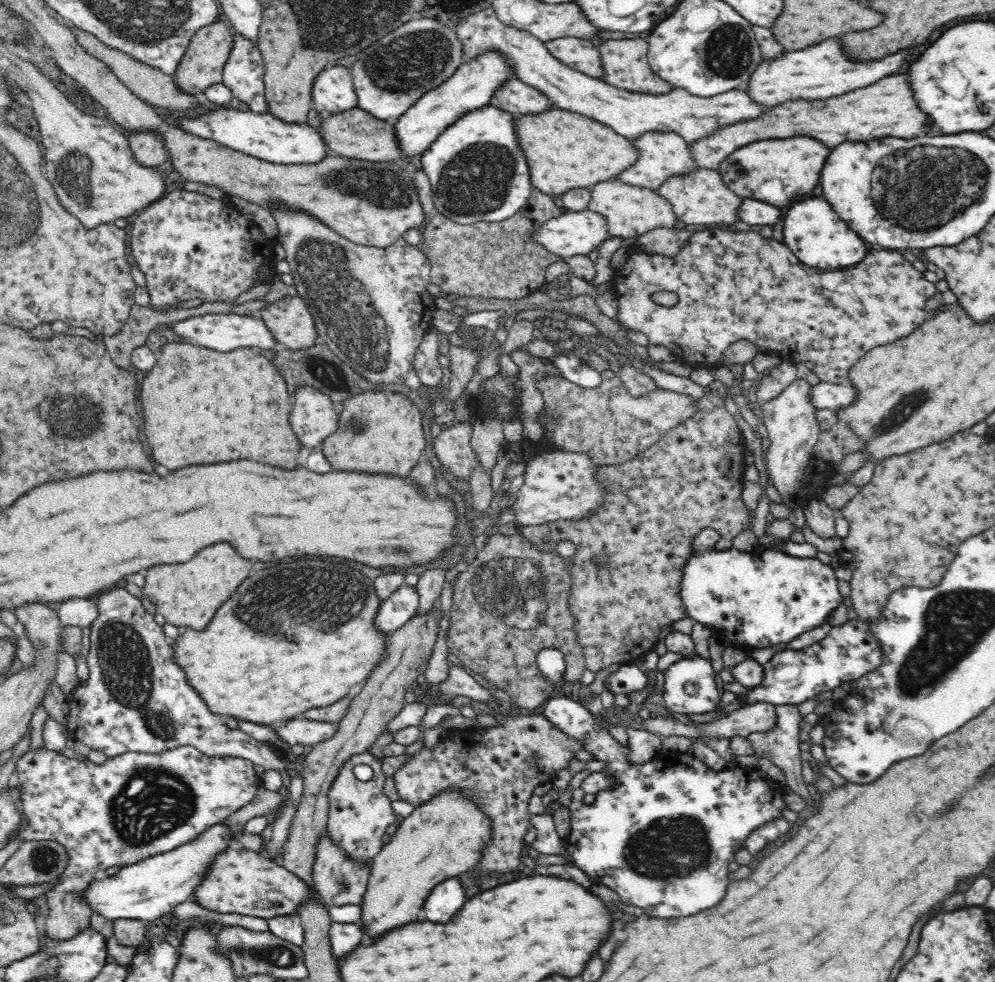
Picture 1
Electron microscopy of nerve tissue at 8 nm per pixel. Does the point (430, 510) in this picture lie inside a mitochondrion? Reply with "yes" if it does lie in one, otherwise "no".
no

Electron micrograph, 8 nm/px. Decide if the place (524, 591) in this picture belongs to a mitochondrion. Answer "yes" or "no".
yes

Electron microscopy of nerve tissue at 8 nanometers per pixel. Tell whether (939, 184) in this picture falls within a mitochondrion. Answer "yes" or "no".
yes

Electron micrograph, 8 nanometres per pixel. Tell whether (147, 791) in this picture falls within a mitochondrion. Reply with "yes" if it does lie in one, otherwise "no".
yes

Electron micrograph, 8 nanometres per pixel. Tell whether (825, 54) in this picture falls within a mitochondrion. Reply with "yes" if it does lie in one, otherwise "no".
no

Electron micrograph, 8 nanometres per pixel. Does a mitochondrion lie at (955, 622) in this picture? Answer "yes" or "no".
yes

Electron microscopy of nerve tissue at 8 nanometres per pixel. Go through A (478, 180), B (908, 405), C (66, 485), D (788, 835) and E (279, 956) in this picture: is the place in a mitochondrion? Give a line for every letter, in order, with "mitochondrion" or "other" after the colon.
A: mitochondrion
B: mitochondrion
C: other
D: other
E: mitochondrion

